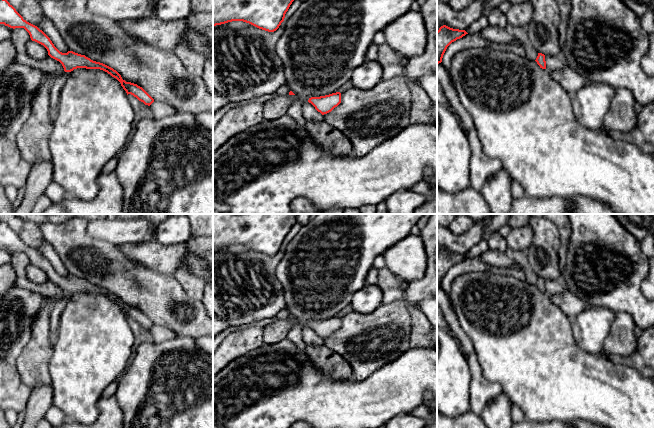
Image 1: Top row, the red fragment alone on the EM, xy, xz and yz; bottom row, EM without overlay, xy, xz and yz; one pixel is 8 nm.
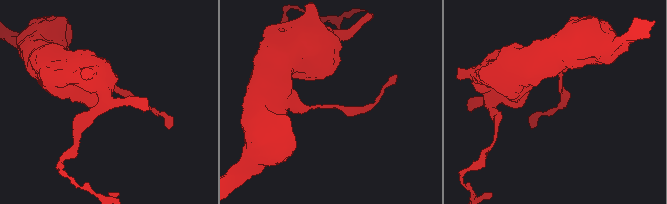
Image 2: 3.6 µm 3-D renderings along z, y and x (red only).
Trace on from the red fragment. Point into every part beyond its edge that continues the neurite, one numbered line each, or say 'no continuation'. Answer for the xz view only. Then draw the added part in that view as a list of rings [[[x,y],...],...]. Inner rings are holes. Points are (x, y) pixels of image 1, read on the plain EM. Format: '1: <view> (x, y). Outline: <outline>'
no continuation

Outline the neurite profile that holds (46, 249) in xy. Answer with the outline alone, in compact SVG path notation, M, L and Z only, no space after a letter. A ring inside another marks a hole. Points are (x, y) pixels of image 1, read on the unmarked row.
M44 241L43 243L40 244L39 252L50 262L54 270L60 276L67 277L69 275L62 260L57 255L51 244L49 244L47 241Z

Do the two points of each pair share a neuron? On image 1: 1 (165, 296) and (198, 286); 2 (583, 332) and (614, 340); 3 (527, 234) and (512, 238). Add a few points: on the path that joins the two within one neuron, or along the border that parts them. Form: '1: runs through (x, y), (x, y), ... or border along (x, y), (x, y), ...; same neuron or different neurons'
1: border along (174, 275), (183, 290), (190, 297), (201, 301); different neurons
2: border along (615, 316), (600, 353); different neurons
3: runs through (523, 236), (516, 238); same neuron

